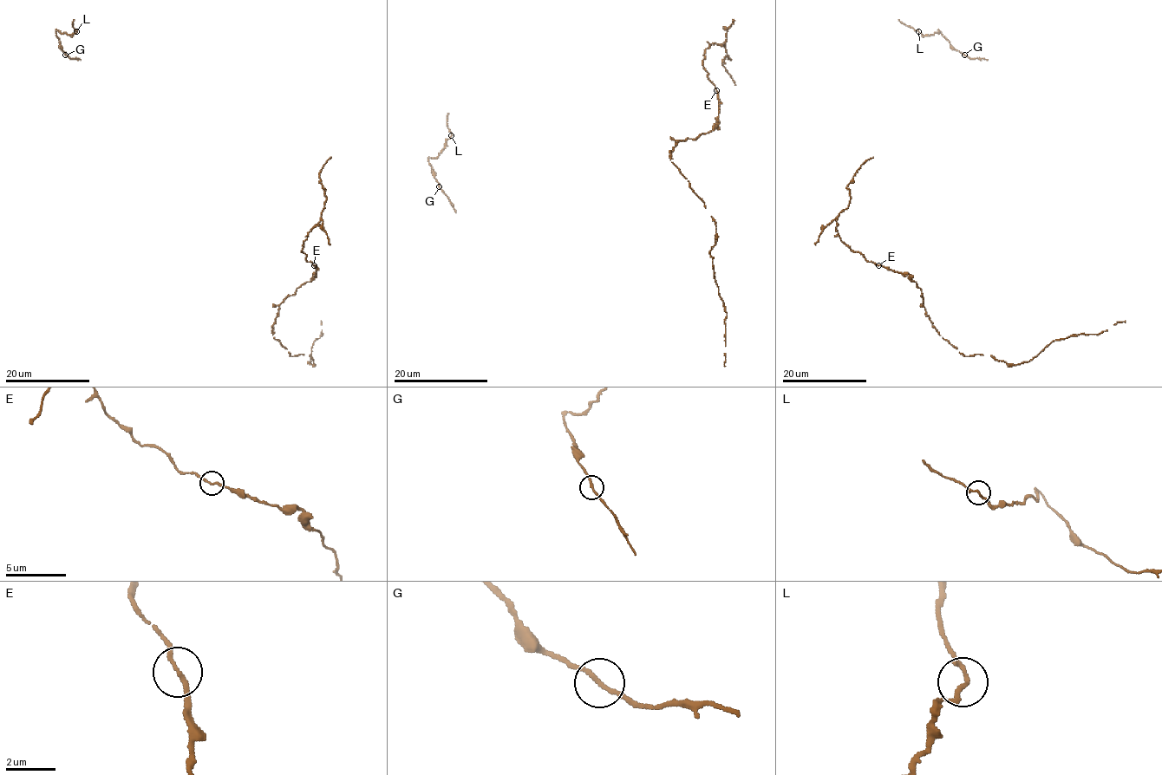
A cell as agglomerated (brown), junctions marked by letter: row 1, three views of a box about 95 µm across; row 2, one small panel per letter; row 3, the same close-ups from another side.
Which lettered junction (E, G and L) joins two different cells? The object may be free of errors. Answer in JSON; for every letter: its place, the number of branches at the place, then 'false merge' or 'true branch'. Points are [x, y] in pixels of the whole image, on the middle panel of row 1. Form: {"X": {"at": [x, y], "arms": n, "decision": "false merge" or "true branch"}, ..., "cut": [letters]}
{"E": {"at": [716, 90], "arms": 2, "decision": "true branch"}, "G": {"at": [439, 186], "arms": 2, "decision": "true branch"}, "L": {"at": [451, 135], "arms": 2, "decision": "true branch"}, "cut": []}

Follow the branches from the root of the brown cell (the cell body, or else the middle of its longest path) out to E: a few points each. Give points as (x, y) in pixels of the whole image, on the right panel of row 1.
E: (842, 211), (836, 221), (839, 238), (867, 261), (878, 264)

